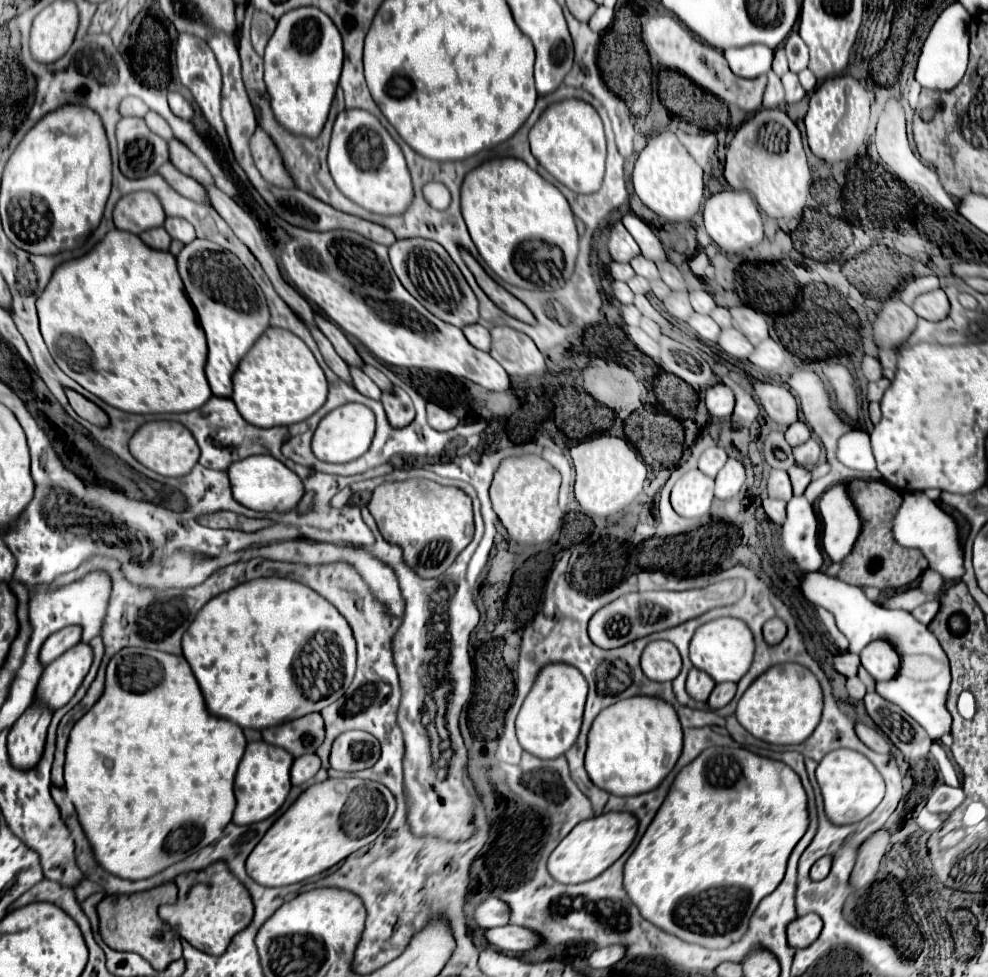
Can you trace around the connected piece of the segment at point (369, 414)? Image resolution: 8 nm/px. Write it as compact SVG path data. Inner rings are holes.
M345 403L337 409L333 409L331 413L327 413L319 421L315 435L313 435L311 449L317 455L317 459L321 459L321 461L347 463L347 461L361 457L369 449L373 433L375 433L375 413L361 403Z

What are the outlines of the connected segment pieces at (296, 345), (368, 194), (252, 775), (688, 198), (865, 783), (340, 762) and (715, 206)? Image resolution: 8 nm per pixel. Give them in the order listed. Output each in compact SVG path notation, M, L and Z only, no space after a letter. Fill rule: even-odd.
M269 327L241 359L233 375L233 395L245 421L257 427L291 425L309 419L327 401L327 379L303 339L287 329Z
M345 109L337 115L329 145L329 171L345 197L373 213L397 215L405 211L413 199L413 185L405 157L387 129L369 111Z
M265 741L247 743L245 755L243 755L237 775L235 775L237 807L233 813L233 823L249 825L249 823L263 821L263 819L271 817L285 803L289 789L291 789L291 781L289 781L291 763L293 763L293 755L289 755L281 747L273 747Z
M663 131L649 139L633 169L633 187L637 197L659 217L667 221L691 221L703 201L703 169L679 143L673 131Z
M837 749L827 753L817 767L817 781L823 793L825 813L835 825L847 825L865 819L885 795L885 783L875 765L853 749Z
M345 731L333 741L331 767L353 773L369 769L379 759L379 741L367 731Z
M721 191L711 195L705 201L705 209L703 209L703 217L705 217L705 229L711 235L711 239L725 251L725 253L733 253L733 251L741 251L745 247L753 247L757 243L763 241L763 221L761 221L761 213L757 209L757 203L753 201L753 197L747 191Z

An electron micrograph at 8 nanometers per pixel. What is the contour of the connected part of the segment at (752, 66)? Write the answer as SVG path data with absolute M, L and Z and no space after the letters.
M749 45L741 49L727 49L725 59L737 77L755 79L771 69L773 51L767 45Z

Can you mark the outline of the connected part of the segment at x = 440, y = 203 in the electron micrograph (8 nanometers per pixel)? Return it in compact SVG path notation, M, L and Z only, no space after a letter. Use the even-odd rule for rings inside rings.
M423 189L423 197L435 209L449 207L449 191L447 189Z

